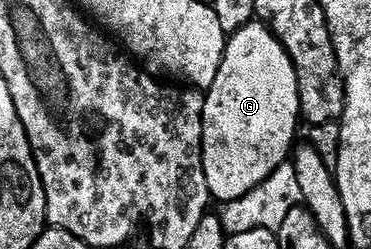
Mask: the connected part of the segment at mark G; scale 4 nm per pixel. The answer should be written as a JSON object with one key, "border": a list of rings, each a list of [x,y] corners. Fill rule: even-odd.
{"border":[[[262,23],[246,25],[241,31],[230,34],[217,79],[213,79],[213,87],[205,93],[203,170],[212,198],[216,202],[219,200],[219,203],[241,199],[241,195],[253,191],[261,182],[269,179],[269,175],[273,175],[273,171],[288,160],[296,144],[295,128],[298,125],[301,125],[301,114],[297,71],[283,44]]]}

